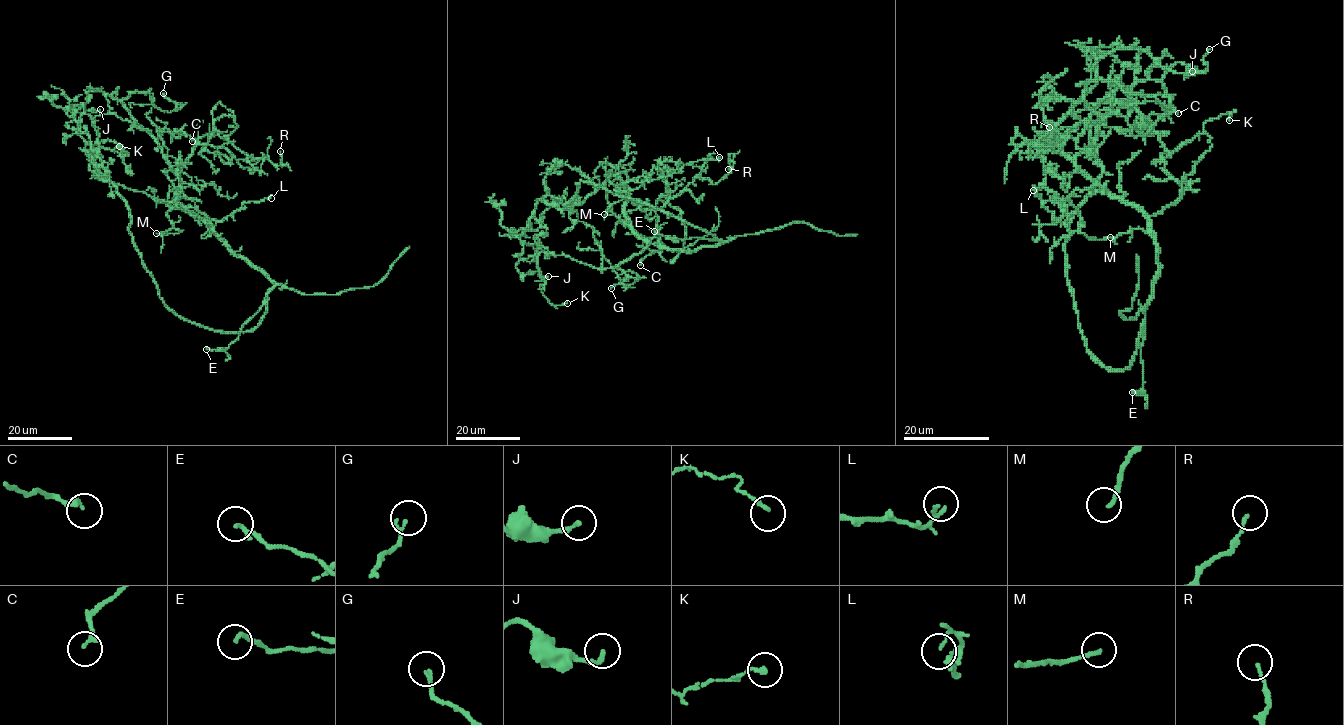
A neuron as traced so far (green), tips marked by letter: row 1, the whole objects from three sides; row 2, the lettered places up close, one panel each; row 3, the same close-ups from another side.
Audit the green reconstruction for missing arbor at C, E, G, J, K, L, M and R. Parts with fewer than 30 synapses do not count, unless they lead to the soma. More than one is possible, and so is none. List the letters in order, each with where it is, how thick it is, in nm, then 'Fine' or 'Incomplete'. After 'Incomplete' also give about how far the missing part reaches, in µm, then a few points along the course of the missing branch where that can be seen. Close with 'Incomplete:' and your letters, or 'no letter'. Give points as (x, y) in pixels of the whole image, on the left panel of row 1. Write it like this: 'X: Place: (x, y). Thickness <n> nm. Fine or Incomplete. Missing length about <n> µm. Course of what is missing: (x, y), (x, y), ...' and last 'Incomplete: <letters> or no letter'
C: Place: (192, 141). Thickness 240 nm. Fine
E: Place: (206, 349). Thickness 150 nm. Fine
G: Place: (163, 93). Thickness 130 nm. Fine
J: Place: (100, 109). Thickness 220 nm. Fine
K: Place: (119, 146). Thickness 140 nm. Fine
L: Place: (271, 198). Thickness 80 nm. Fine
M: Place: (156, 233). Thickness 170 nm. Fine
R: Place: (280, 151). Thickness 120 nm. Fine
Incomplete: no letter

